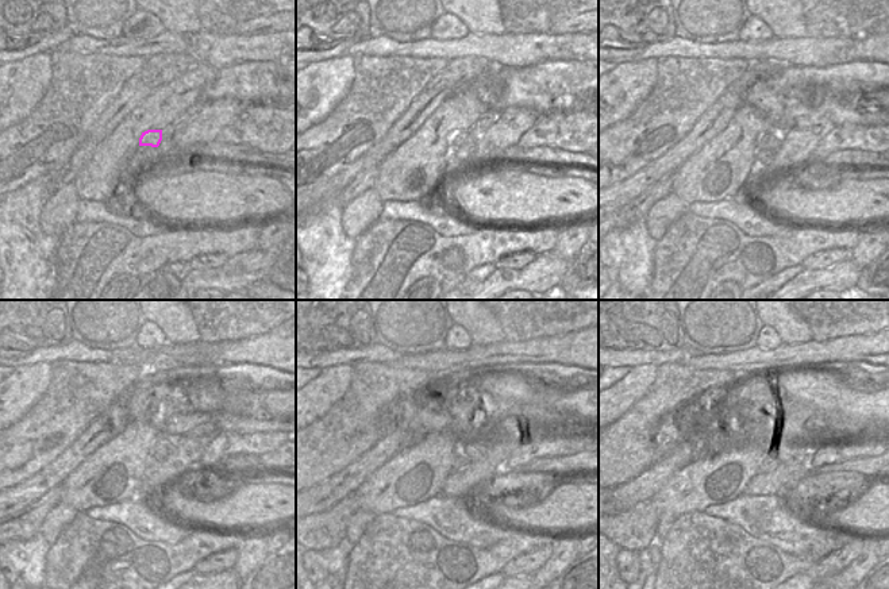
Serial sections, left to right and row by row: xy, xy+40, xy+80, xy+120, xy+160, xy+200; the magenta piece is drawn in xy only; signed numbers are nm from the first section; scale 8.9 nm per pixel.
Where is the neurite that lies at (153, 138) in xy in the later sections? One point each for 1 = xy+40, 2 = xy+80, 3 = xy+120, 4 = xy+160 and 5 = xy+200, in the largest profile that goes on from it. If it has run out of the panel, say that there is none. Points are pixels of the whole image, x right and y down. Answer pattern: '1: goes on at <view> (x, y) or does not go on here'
1: goes on at xy+40 (454, 139)
2: goes on at xy+80 (772, 139)
3: goes on at xy+120 (164, 445)
4: goes on at xy+160 (473, 449)
5: goes on at xy+200 (796, 454)

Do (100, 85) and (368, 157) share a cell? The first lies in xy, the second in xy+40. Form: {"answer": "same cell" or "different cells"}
{"answer": "different cells"}

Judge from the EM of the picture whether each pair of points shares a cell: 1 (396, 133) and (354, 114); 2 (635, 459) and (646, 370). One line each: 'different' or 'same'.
1: different
2: different

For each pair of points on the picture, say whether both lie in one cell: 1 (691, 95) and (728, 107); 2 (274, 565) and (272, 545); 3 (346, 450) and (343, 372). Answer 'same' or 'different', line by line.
1: different
2: different
3: different

